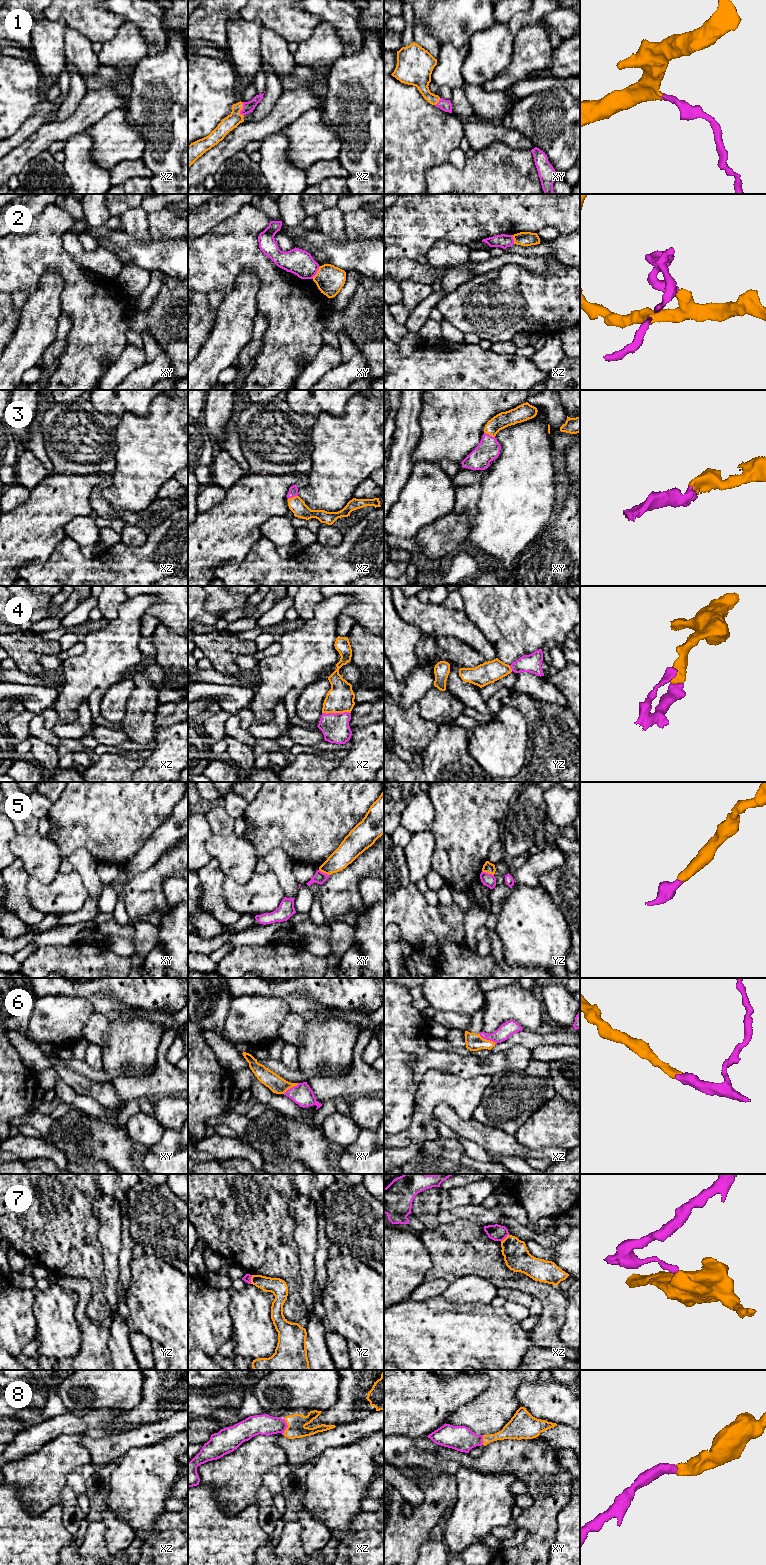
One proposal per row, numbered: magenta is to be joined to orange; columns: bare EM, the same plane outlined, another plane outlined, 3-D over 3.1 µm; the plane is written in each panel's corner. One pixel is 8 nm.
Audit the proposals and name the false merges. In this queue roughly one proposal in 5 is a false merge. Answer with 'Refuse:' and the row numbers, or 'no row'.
Refuse: 2, 7

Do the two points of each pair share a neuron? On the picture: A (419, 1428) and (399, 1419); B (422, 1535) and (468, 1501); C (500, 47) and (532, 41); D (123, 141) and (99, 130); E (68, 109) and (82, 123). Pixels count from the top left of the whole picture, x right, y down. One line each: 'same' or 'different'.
A: same
B: different
C: different
D: same
E: different

